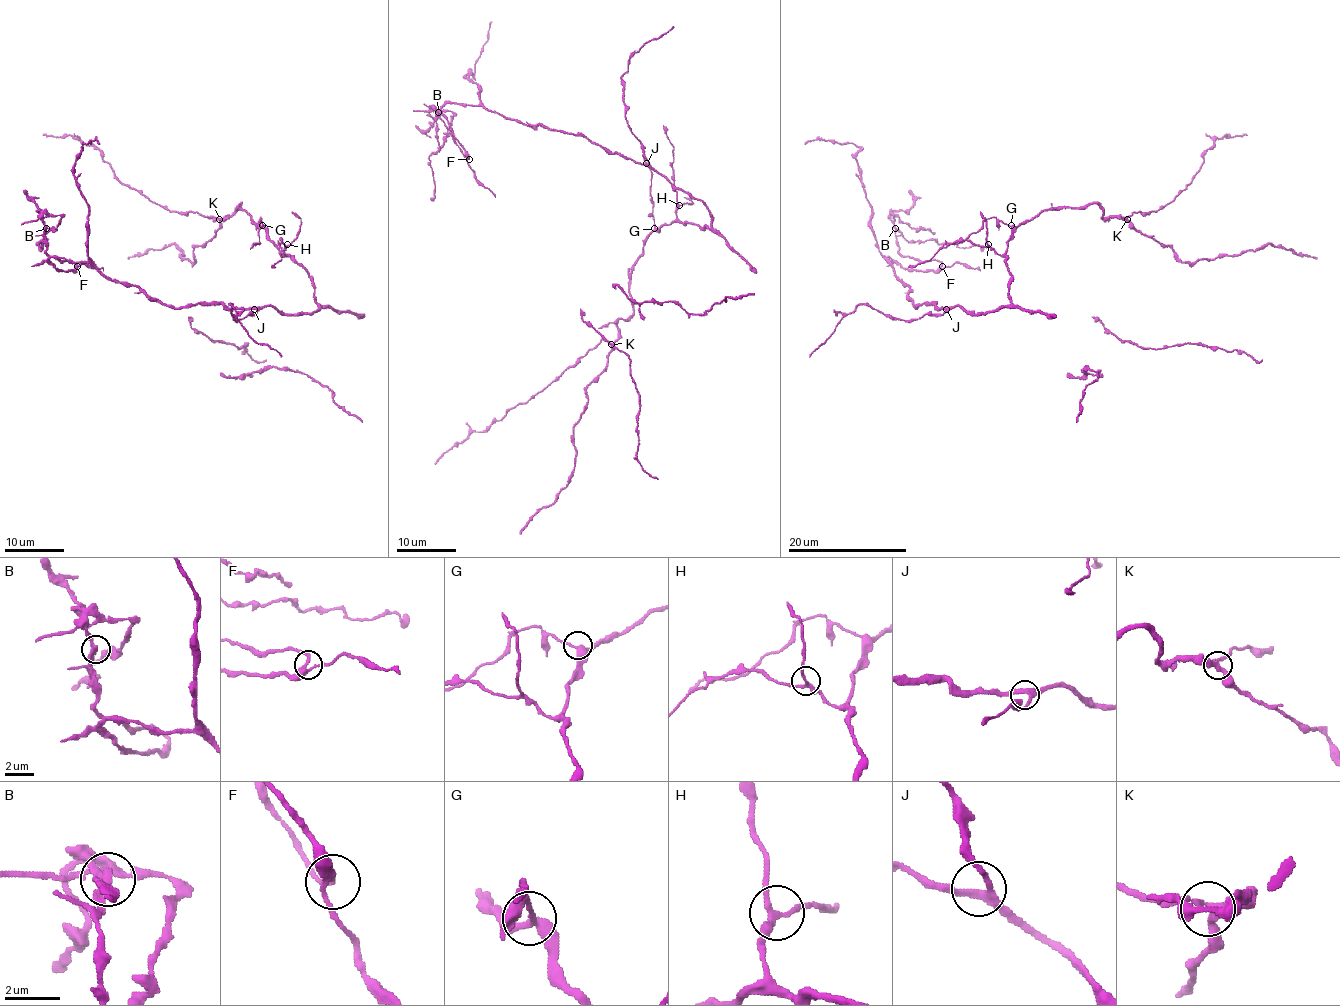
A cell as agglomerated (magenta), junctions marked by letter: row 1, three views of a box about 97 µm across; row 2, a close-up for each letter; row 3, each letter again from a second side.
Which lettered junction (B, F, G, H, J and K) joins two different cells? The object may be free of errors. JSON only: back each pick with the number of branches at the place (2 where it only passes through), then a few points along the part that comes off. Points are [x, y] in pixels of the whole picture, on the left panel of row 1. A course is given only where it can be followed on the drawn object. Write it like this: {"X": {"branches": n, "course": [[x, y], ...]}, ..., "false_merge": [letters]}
{"B": {"branches": 3, "course": [[46, 228], [46, 240], [37, 243], [41, 247], [43, 244], [38, 250]]}, "false_merge": ["B"]}

